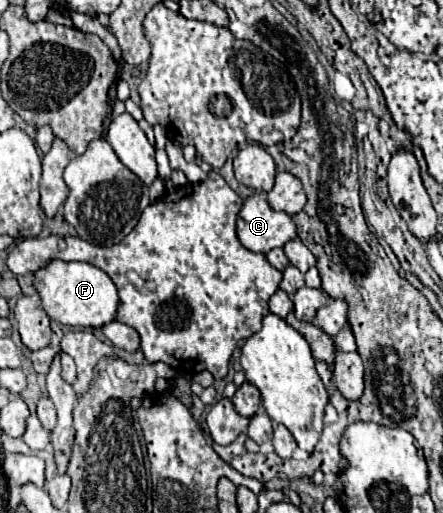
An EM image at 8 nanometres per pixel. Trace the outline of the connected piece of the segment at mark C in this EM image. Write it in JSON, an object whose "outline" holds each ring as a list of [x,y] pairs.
{"outline":[[[258,192],[246,198],[238,214],[238,238],[244,248],[268,254],[296,236],[296,224],[286,212],[272,210]]]}

